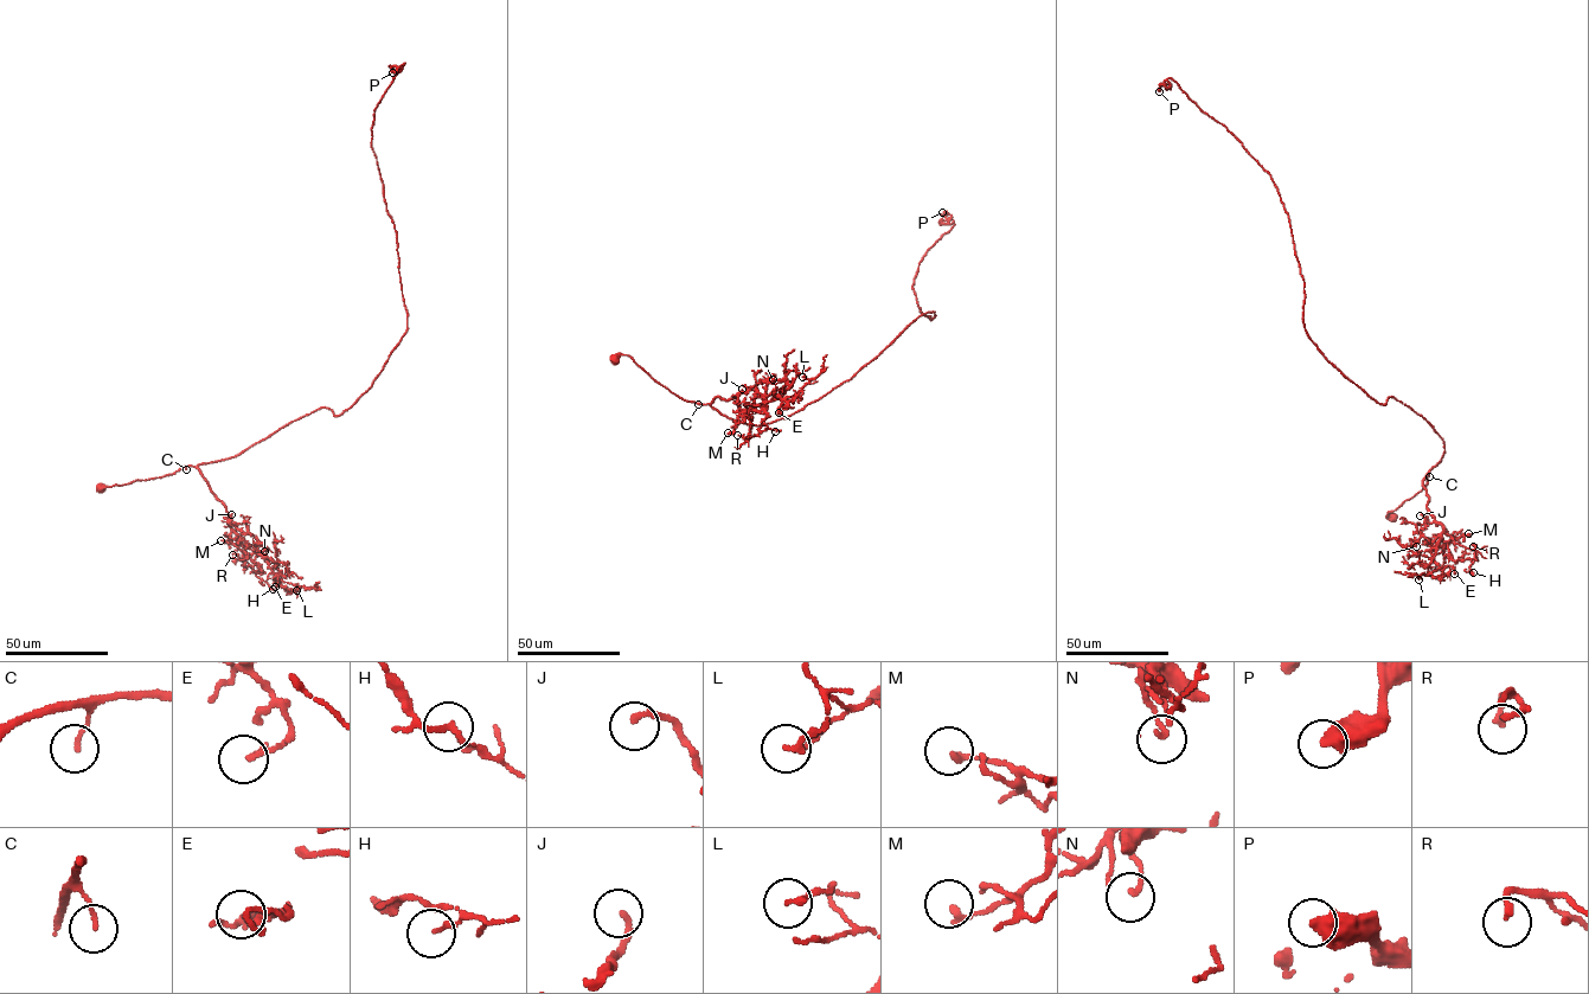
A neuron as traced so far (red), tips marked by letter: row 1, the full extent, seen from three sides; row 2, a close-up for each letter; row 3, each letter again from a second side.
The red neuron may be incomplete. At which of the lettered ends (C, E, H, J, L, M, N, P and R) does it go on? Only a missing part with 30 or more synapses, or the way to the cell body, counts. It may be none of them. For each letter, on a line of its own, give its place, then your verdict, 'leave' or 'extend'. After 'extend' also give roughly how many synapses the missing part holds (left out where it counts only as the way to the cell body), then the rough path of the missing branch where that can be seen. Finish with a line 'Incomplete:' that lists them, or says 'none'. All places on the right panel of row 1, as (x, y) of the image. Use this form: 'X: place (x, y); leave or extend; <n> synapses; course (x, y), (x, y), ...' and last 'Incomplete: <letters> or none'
C: place (1429, 476); leave
E: place (1454, 574); leave
H: place (1473, 572); leave
J: place (1420, 515); leave
L: place (1418, 579); leave
M: place (1468, 533); leave
N: place (1416, 546); leave
P: place (1159, 91); leave
R: place (1473, 546); leave
Incomplete: none

